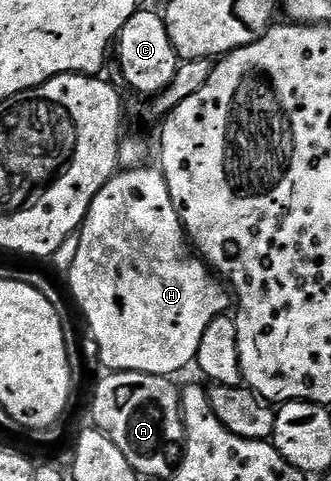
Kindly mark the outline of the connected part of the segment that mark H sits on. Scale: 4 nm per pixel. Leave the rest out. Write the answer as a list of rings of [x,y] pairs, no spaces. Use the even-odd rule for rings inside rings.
[[[142,166],[140,168],[127,168],[121,171],[118,171],[117,175],[112,176],[110,180],[106,182],[103,186],[103,190],[99,190],[99,194],[95,194],[95,198],[91,202],[91,206],[87,210],[87,214],[85,215],[85,221],[81,223],[79,233],[79,250],[76,251],[76,257],[74,265],[68,270],[67,279],[69,279],[69,288],[73,291],[73,296],[77,299],[76,307],[79,309],[81,307],[80,315],[83,317],[85,315],[85,320],[89,323],[89,332],[93,335],[93,340],[97,343],[97,352],[101,355],[101,364],[105,367],[105,370],[109,372],[146,372],[147,374],[155,374],[156,376],[167,376],[172,377],[174,375],[173,372],[181,372],[184,370],[188,364],[192,365],[197,358],[197,351],[199,350],[199,342],[203,342],[203,334],[207,330],[207,326],[211,326],[211,322],[215,322],[215,318],[217,316],[226,315],[230,311],[231,308],[231,296],[227,291],[226,285],[222,283],[220,279],[211,271],[208,263],[202,260],[200,256],[197,255],[196,251],[191,247],[186,235],[185,228],[181,224],[181,219],[179,218],[179,214],[175,210],[175,206],[171,202],[171,194],[167,190],[167,182],[165,181],[165,175],[161,172],[160,167],[153,166],[153,168],[149,168],[150,166]]]

